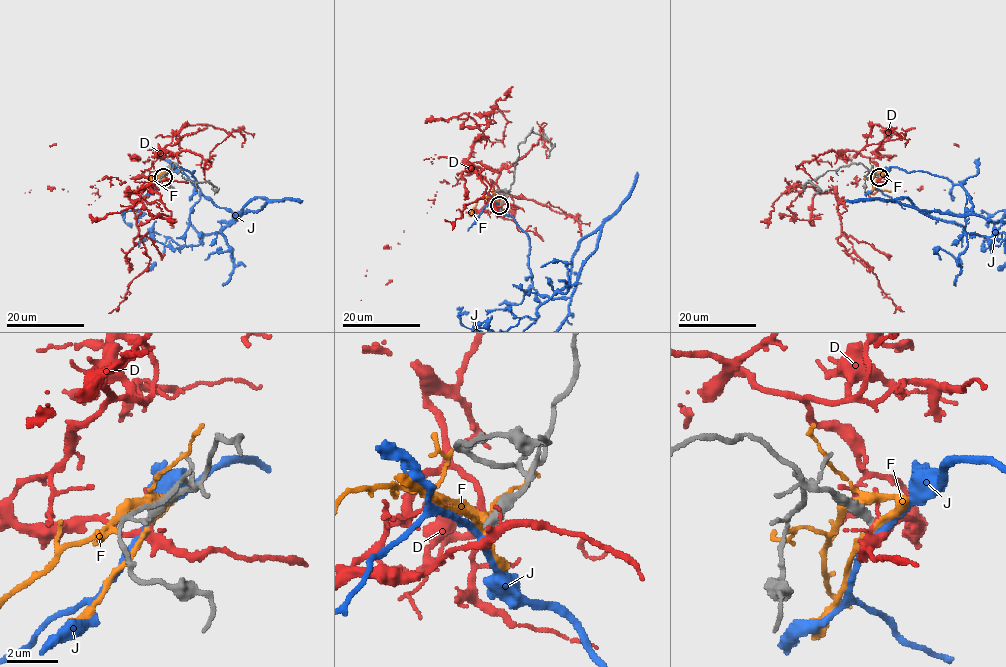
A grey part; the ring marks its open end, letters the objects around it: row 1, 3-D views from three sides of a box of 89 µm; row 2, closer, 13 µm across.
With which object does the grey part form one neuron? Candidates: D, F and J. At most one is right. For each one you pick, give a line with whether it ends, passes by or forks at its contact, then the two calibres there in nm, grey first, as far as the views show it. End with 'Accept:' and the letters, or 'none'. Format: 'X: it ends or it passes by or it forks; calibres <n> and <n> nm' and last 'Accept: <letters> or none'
Accept: none

